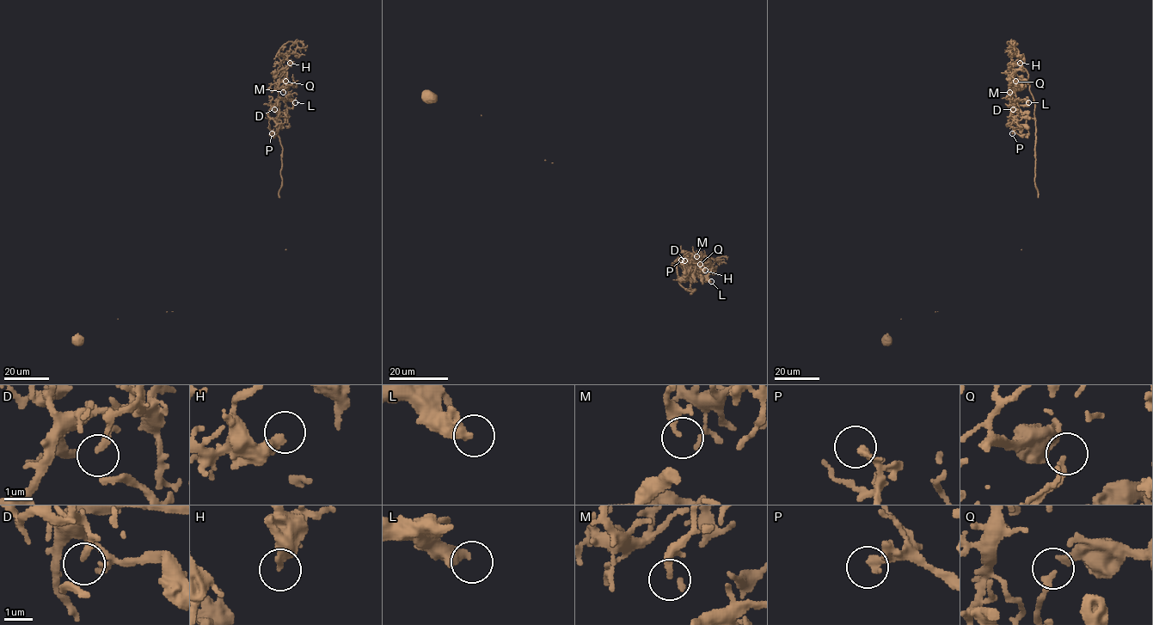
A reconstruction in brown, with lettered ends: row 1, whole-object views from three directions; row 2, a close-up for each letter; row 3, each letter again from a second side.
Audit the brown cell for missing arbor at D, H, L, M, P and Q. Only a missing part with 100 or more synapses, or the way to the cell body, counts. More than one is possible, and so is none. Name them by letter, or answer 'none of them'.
P

